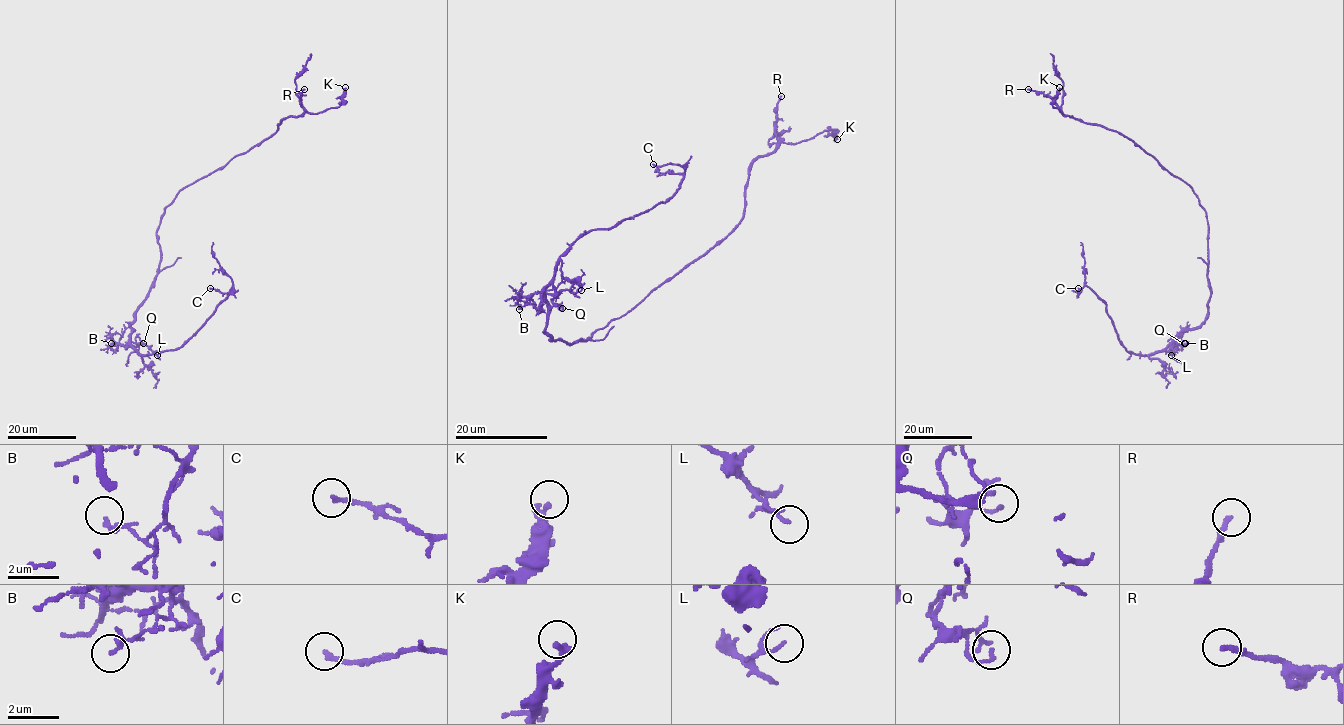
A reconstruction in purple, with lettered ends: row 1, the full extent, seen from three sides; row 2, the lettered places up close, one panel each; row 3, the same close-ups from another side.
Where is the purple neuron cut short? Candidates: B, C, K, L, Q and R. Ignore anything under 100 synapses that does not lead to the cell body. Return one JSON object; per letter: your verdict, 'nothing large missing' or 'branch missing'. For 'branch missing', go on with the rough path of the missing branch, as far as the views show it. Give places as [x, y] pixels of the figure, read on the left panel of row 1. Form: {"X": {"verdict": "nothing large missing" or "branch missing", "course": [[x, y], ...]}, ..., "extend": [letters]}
{"B": {"verdict": "nothing large missing"}, "C": {"verdict": "nothing large missing"}, "K": {"verdict": "nothing large missing"}, "L": {"verdict": "nothing large missing"}, "Q": {"verdict": "nothing large missing"}, "R": {"verdict": "nothing large missing"}, "extend": []}

